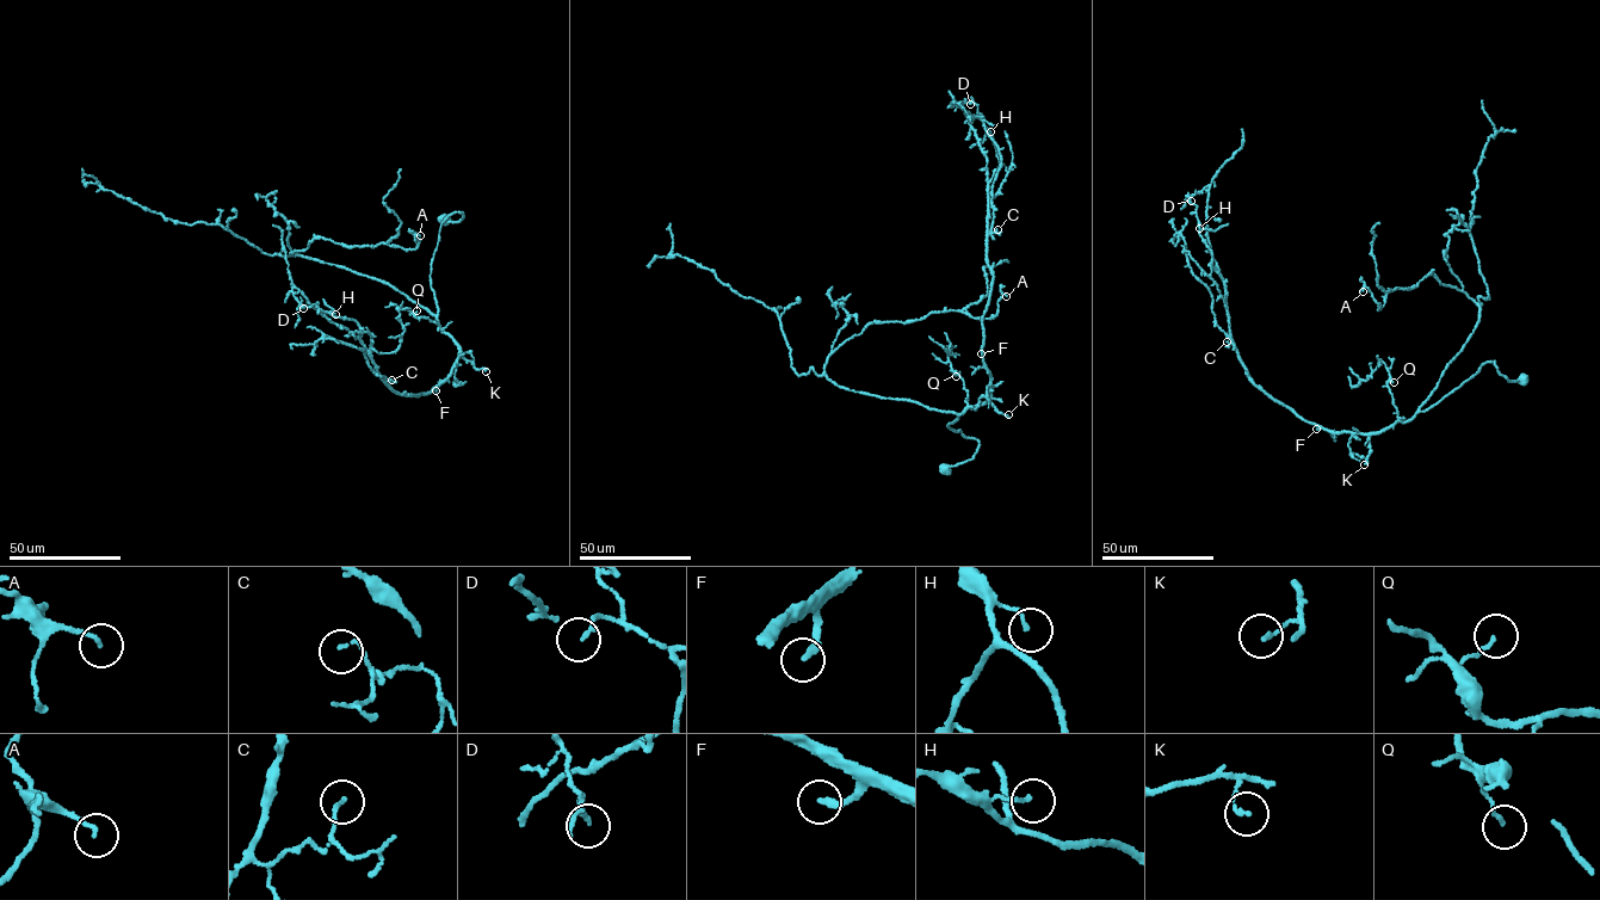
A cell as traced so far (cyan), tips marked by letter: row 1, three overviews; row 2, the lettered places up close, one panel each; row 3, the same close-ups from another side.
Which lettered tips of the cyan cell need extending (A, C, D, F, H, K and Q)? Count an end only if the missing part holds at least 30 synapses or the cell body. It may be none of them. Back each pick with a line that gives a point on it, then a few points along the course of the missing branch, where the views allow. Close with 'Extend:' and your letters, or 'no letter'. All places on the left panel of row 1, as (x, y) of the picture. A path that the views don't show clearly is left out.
F: Place: (436, 390). Course of what is missing: (436, 390), (426, 400), (418, 401), (389, 394), (385, 386), (378, 383), (374, 368), (376, 356), (383, 369)
Extend: F

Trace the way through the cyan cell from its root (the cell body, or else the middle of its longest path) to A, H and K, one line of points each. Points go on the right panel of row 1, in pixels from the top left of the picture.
A: (1524, 380), (1487, 362), (1418, 412), (1476, 327), (1478, 304), (1431, 272), (1388, 291), (1378, 310), (1363, 291)
H: (1524, 380), (1509, 381), (1487, 362), (1437, 404), (1381, 431), (1308, 423), (1249, 377), (1199, 228)
K: (1524, 380), (1509, 381), (1497, 371), (1495, 361), (1487, 362), (1437, 404), (1410, 419), (1372, 433), (1364, 464)

